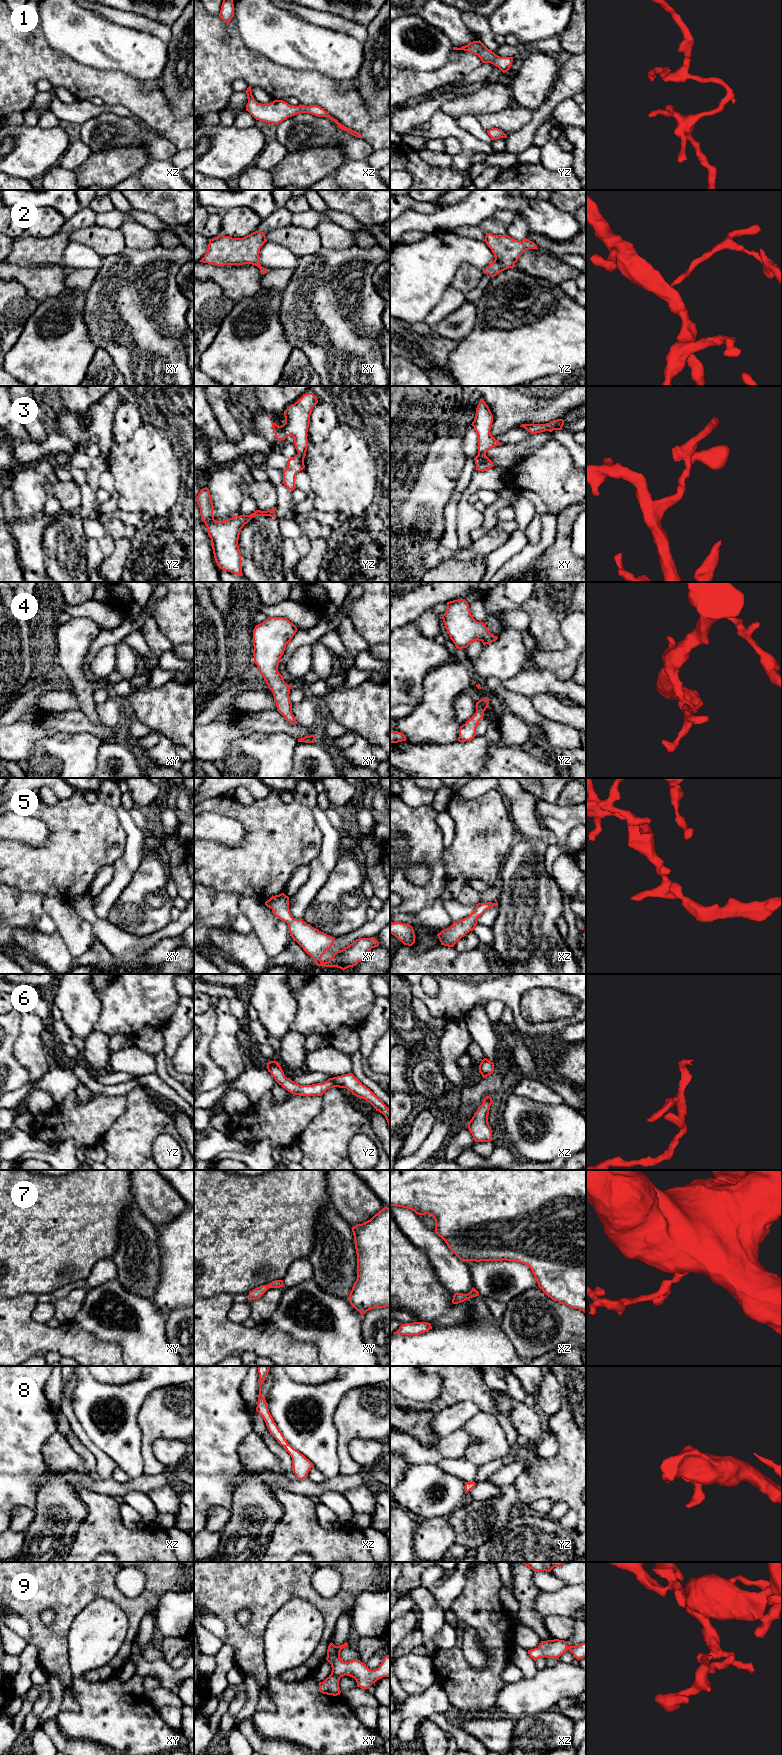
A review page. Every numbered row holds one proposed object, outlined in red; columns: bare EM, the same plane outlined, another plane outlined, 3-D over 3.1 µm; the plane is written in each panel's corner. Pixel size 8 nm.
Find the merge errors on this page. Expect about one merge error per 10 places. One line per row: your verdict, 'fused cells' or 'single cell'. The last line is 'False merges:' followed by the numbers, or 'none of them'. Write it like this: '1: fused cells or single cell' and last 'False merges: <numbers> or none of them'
1: single cell
2: single cell
3: fused cells
4: single cell
5: single cell
6: single cell
7: single cell
8: single cell
9: single cell
False merges: 3

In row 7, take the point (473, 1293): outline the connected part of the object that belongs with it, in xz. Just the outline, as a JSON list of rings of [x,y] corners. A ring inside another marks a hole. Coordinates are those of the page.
[[[473,1287],[472,1290],[467,1294],[455,1293],[452,1299],[452,1303],[458,1304],[458,1303],[464,1302],[466,1299],[470,1299],[476,1296],[479,1296],[479,1292]]]

